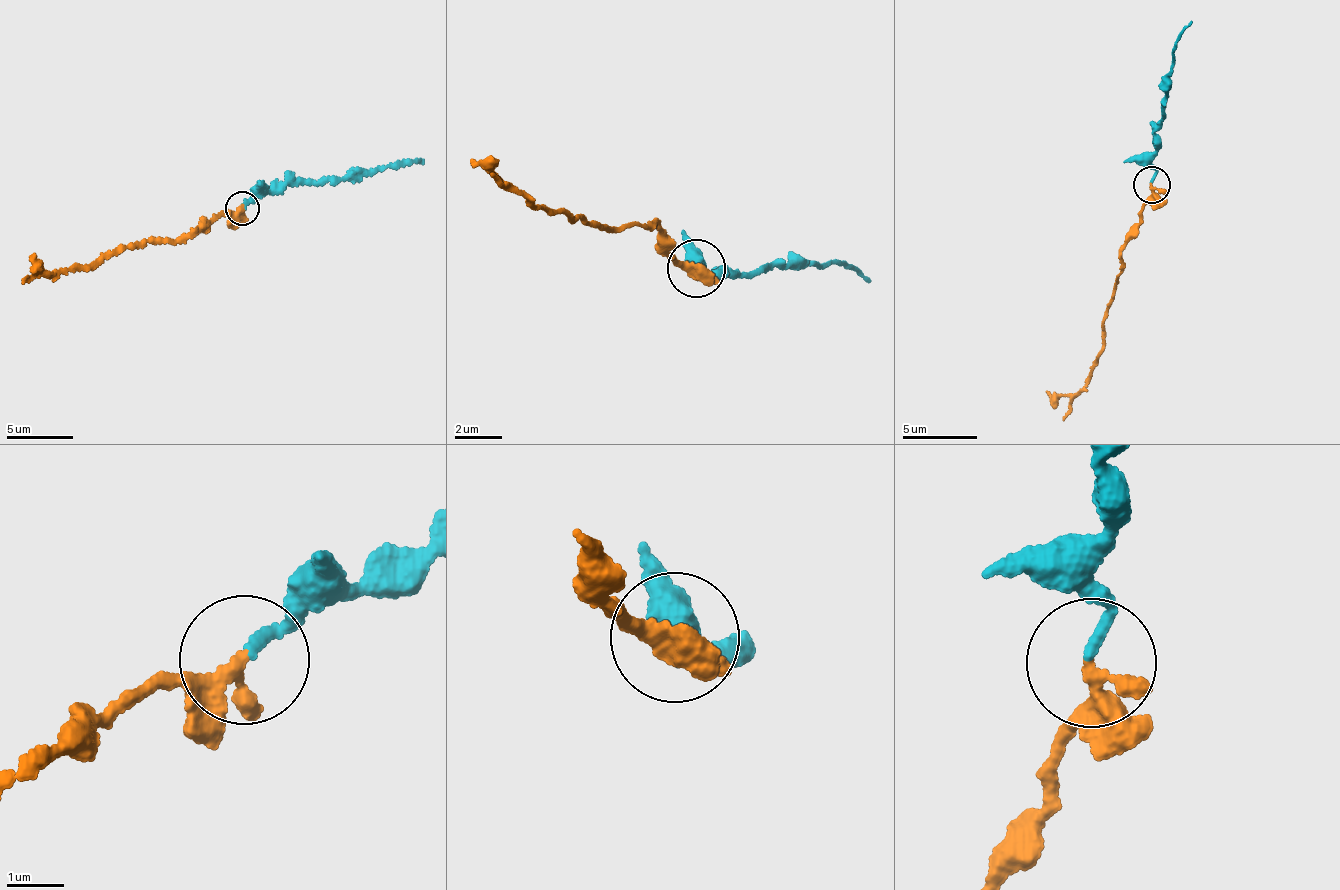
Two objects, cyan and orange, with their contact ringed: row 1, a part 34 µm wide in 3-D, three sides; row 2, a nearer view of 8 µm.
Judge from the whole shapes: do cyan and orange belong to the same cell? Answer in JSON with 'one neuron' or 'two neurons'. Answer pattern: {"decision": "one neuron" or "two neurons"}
{"decision": "two neurons"}

